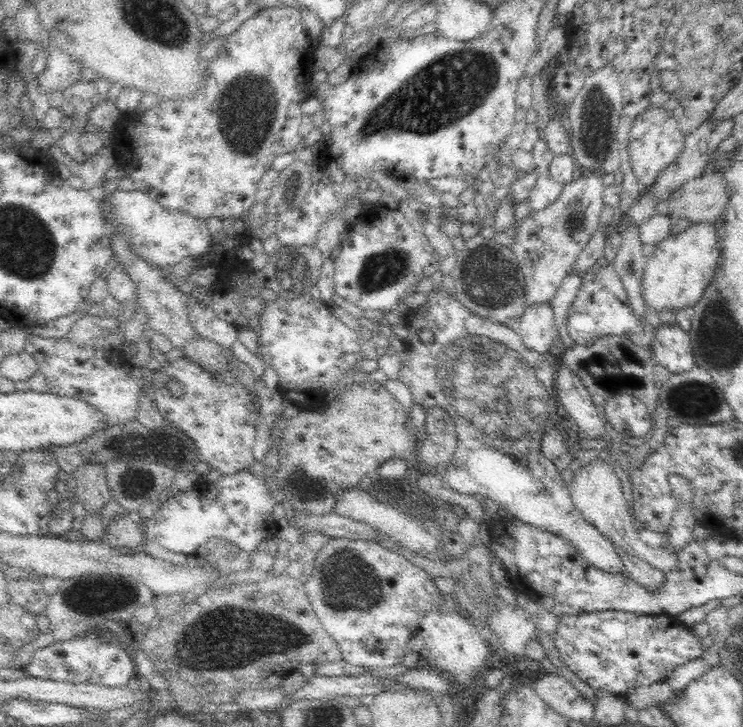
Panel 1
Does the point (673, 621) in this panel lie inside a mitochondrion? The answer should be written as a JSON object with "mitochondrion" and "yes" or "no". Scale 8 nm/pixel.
{"mitochondrion":"no"}

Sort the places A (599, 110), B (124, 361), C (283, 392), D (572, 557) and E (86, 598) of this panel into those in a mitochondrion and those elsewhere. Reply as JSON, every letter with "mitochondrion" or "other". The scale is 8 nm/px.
{"A":"mitochondrion","B":"other","C":"other","D":"other","E":"mitochondrion"}

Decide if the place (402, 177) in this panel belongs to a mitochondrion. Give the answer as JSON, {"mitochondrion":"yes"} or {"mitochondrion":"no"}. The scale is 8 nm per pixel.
{"mitochondrion":"no"}

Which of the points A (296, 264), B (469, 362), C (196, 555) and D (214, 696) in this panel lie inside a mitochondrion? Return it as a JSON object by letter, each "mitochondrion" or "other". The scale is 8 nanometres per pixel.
{"A":"mitochondrion","B":"mitochondrion","C":"other","D":"other"}

